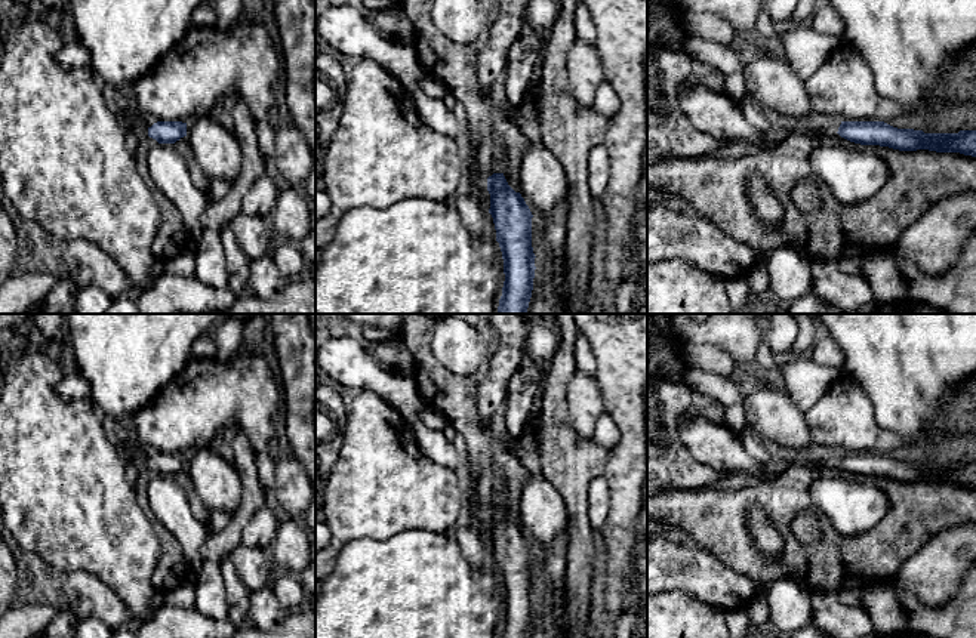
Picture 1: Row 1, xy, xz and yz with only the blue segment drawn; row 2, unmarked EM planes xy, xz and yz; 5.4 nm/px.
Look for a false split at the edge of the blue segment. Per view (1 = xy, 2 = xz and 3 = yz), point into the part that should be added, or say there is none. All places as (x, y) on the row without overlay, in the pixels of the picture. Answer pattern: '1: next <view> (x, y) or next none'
1: next none
2: next xz (492, 484)
3: next yz (833, 462)

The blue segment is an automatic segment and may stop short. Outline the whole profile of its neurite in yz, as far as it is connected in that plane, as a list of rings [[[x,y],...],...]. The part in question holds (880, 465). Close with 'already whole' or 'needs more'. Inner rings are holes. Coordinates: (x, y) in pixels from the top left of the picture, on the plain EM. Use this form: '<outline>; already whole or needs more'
[[[841,453],[838,460],[820,463],[806,460],[806,465],[812,469],[838,465],[855,475],[880,477],[899,483],[929,481],[976,488],[976,462],[924,465],[923,462],[898,460],[884,453]]]; needs more

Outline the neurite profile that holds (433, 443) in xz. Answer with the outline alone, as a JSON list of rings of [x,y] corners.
[[[422,413],[410,423],[421,451],[432,462],[455,471],[464,478],[467,462],[459,444],[452,444],[446,440],[443,431],[428,428],[422,420]]]

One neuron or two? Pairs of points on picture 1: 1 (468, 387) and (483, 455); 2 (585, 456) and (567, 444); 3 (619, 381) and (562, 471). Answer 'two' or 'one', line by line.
1: one
2: one
3: two

